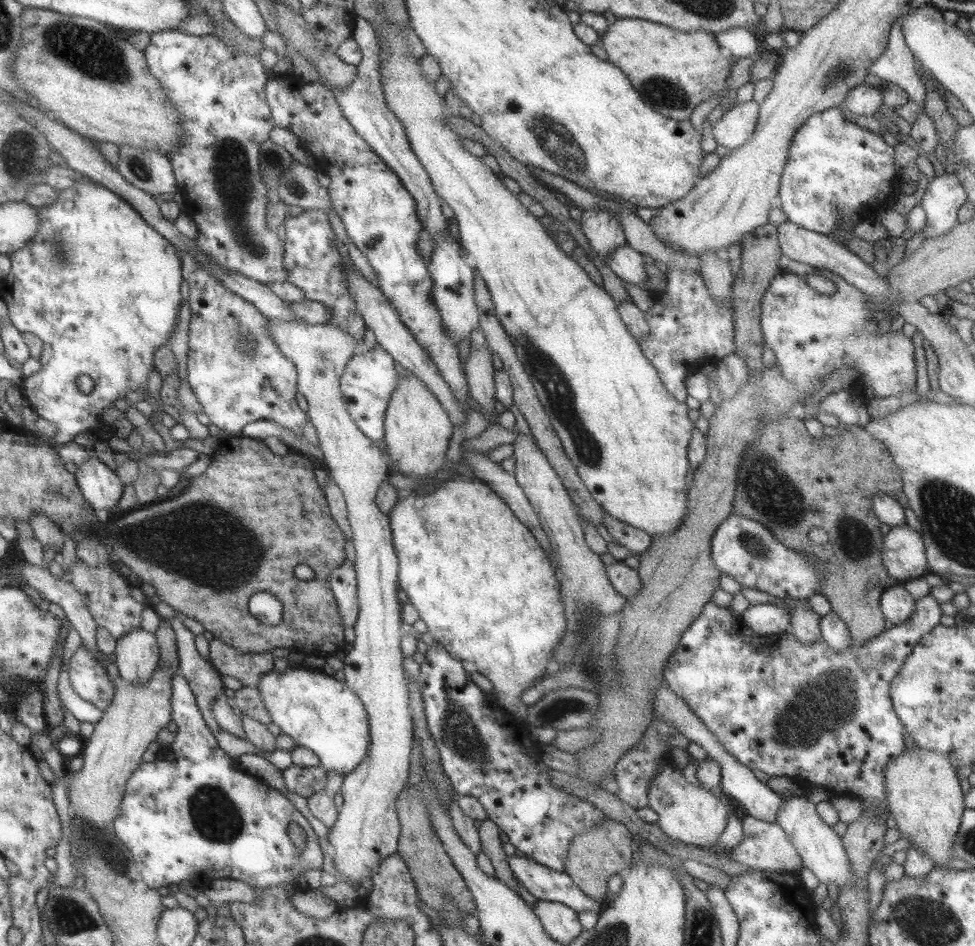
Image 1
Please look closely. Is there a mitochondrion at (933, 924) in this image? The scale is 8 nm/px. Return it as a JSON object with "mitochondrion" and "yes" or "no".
{"mitochondrion":"yes"}

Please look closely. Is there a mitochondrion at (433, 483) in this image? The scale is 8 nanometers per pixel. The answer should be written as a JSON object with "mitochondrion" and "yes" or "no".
{"mitochondrion":"no"}

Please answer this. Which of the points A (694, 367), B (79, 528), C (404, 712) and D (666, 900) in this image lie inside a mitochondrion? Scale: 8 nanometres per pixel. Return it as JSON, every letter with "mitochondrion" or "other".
{"A":"other","B":"mitochondrion","C":"other","D":"other"}

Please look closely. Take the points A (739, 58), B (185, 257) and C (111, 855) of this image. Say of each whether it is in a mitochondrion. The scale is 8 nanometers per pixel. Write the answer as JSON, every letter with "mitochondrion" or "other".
{"A":"other","B":"other","C":"mitochondrion"}

